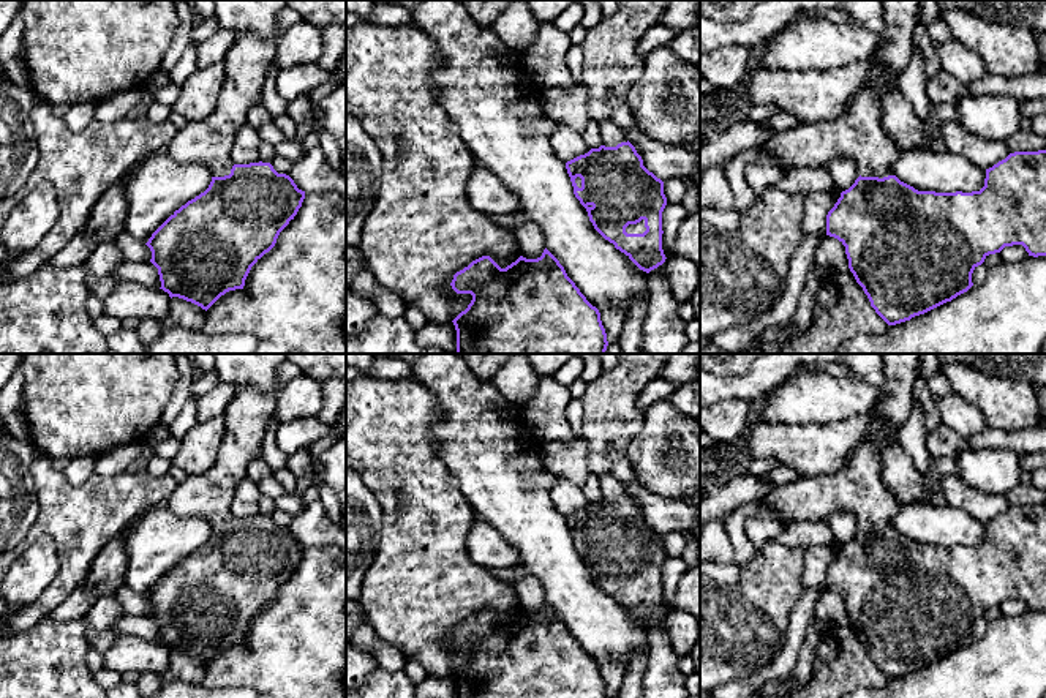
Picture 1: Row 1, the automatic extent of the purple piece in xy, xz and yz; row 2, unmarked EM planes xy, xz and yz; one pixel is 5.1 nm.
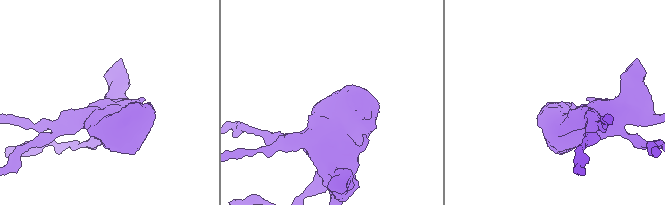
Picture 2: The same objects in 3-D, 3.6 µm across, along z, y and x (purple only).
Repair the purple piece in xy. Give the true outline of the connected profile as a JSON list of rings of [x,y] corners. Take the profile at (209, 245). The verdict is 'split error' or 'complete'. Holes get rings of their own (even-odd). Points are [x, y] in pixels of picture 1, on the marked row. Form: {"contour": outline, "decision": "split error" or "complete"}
{"contour": [[[237,33],[223,60],[226,76],[215,111],[205,120],[186,122],[167,145],[172,159],[207,166],[212,182],[204,193],[175,210],[145,245],[152,251],[150,262],[158,268],[160,289],[205,311],[226,292],[243,289],[251,267],[275,246],[305,199],[305,191],[270,163],[234,164],[231,159],[235,133],[246,123],[248,111],[259,103],[273,60],[275,46],[254,33]]], "decision": "split error"}

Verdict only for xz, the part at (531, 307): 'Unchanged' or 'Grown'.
Unchanged

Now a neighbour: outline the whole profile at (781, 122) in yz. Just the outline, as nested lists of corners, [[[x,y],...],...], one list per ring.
[[[776,112],[768,118],[768,122],[773,125],[773,128],[777,133],[793,129],[793,128],[796,128],[796,126],[804,123],[804,120],[796,118],[795,115],[787,114],[787,112]]]

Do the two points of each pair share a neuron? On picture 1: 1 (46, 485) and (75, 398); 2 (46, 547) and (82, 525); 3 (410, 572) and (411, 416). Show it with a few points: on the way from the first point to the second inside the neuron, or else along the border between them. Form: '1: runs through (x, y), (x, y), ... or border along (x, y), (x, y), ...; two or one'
1: border along (43, 454), (49, 457); two
2: border along (41, 534), (52, 540), (59, 561), (52, 580); two
3: runs through (413, 532), (411, 455); one

